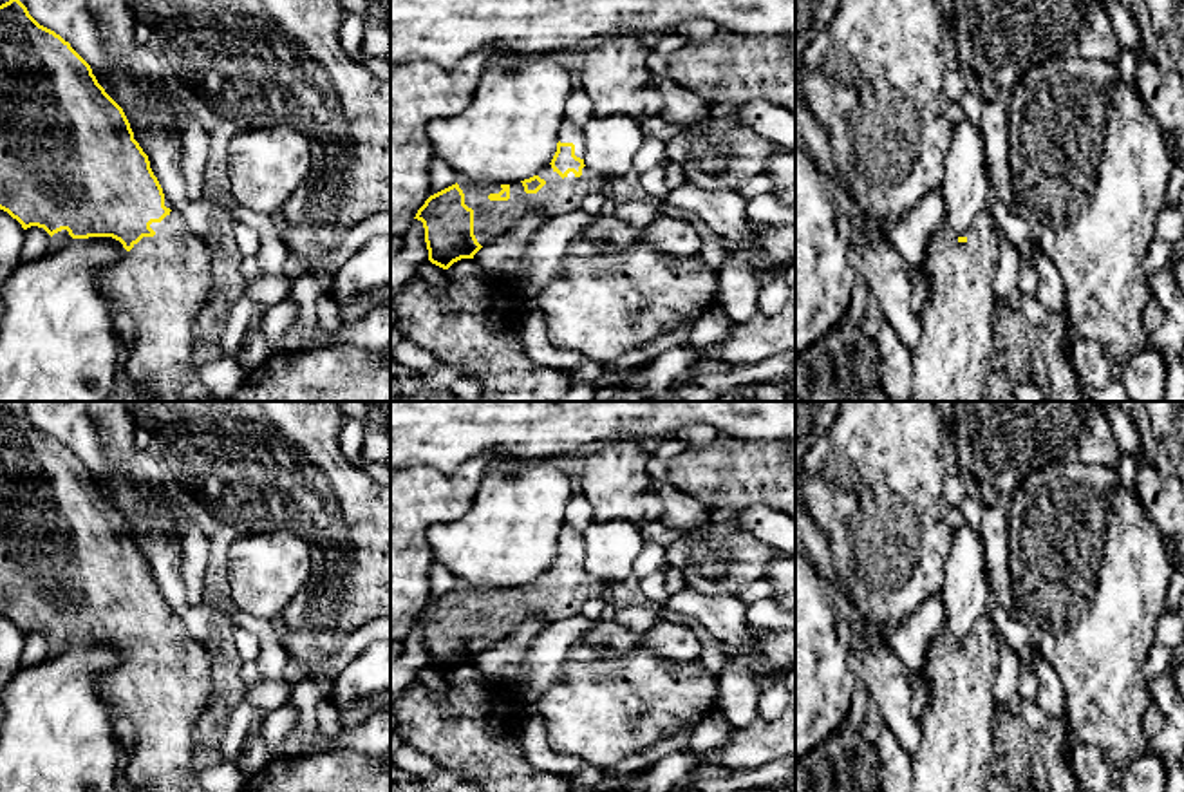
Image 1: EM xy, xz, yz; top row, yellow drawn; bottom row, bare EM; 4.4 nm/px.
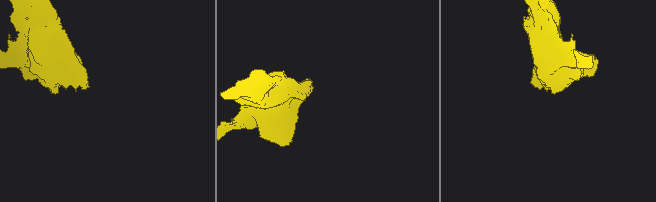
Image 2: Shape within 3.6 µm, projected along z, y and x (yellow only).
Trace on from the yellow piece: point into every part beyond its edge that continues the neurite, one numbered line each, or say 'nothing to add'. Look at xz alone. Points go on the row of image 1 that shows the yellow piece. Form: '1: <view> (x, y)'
1: xz (559, 196)

